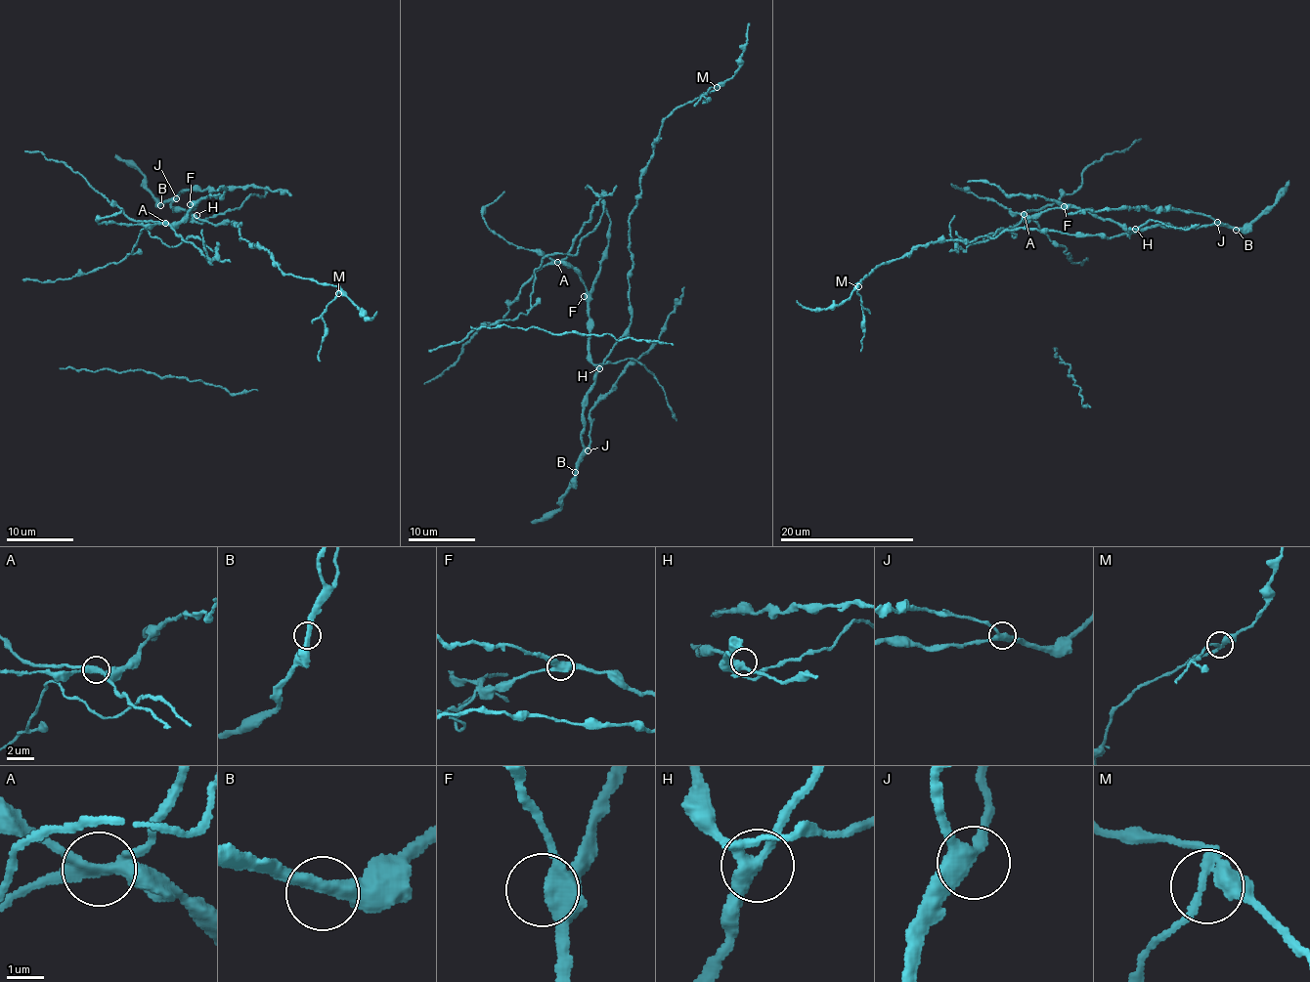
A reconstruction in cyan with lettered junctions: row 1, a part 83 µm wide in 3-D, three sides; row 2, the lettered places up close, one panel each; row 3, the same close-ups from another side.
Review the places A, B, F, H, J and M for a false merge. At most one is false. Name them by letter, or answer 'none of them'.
A

